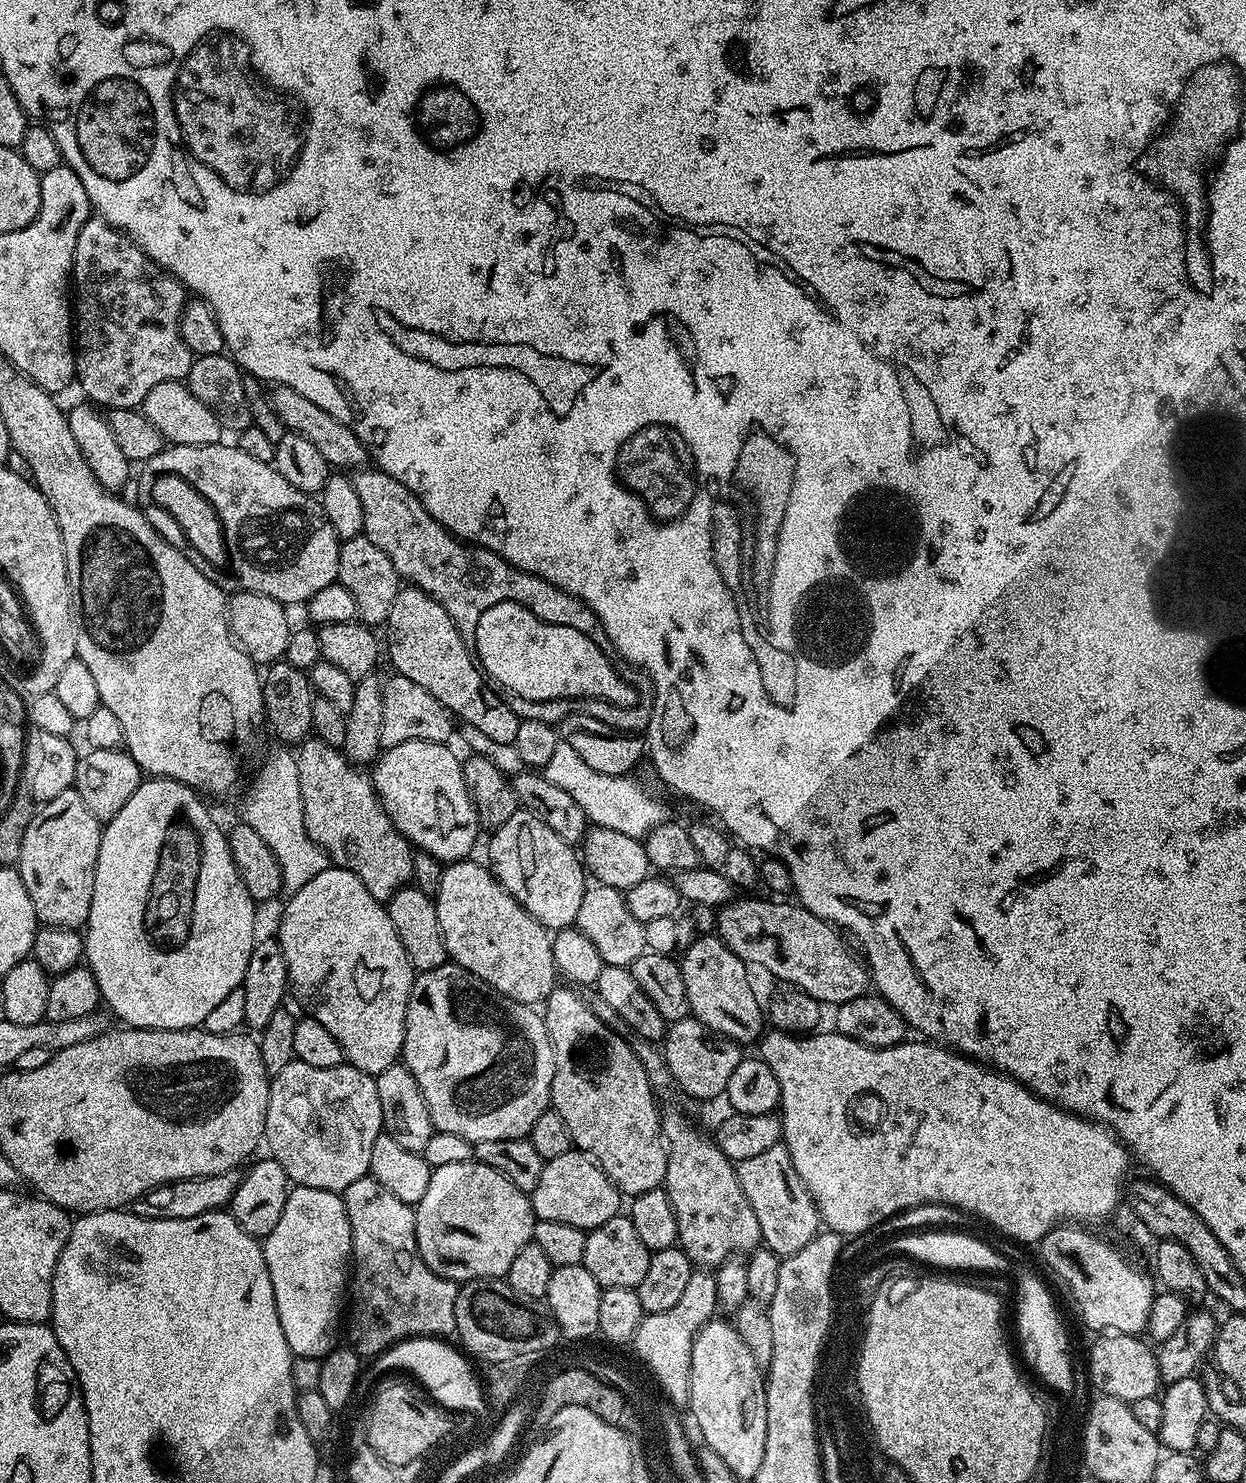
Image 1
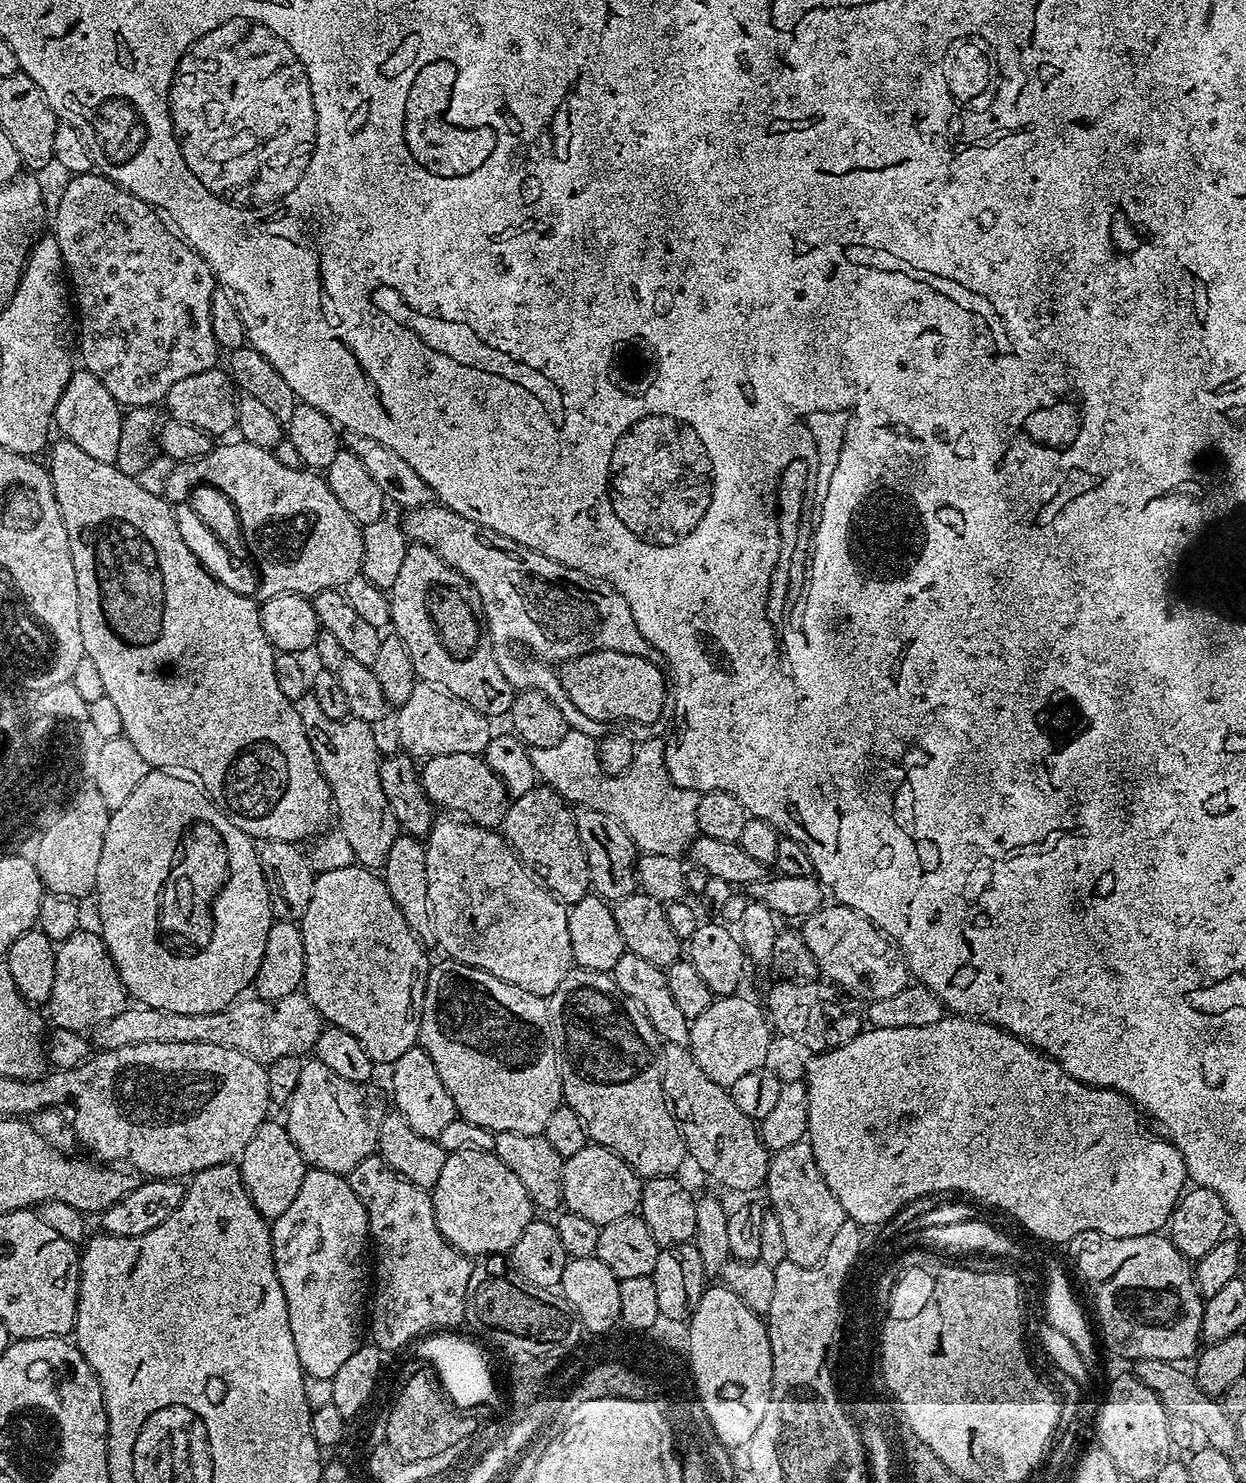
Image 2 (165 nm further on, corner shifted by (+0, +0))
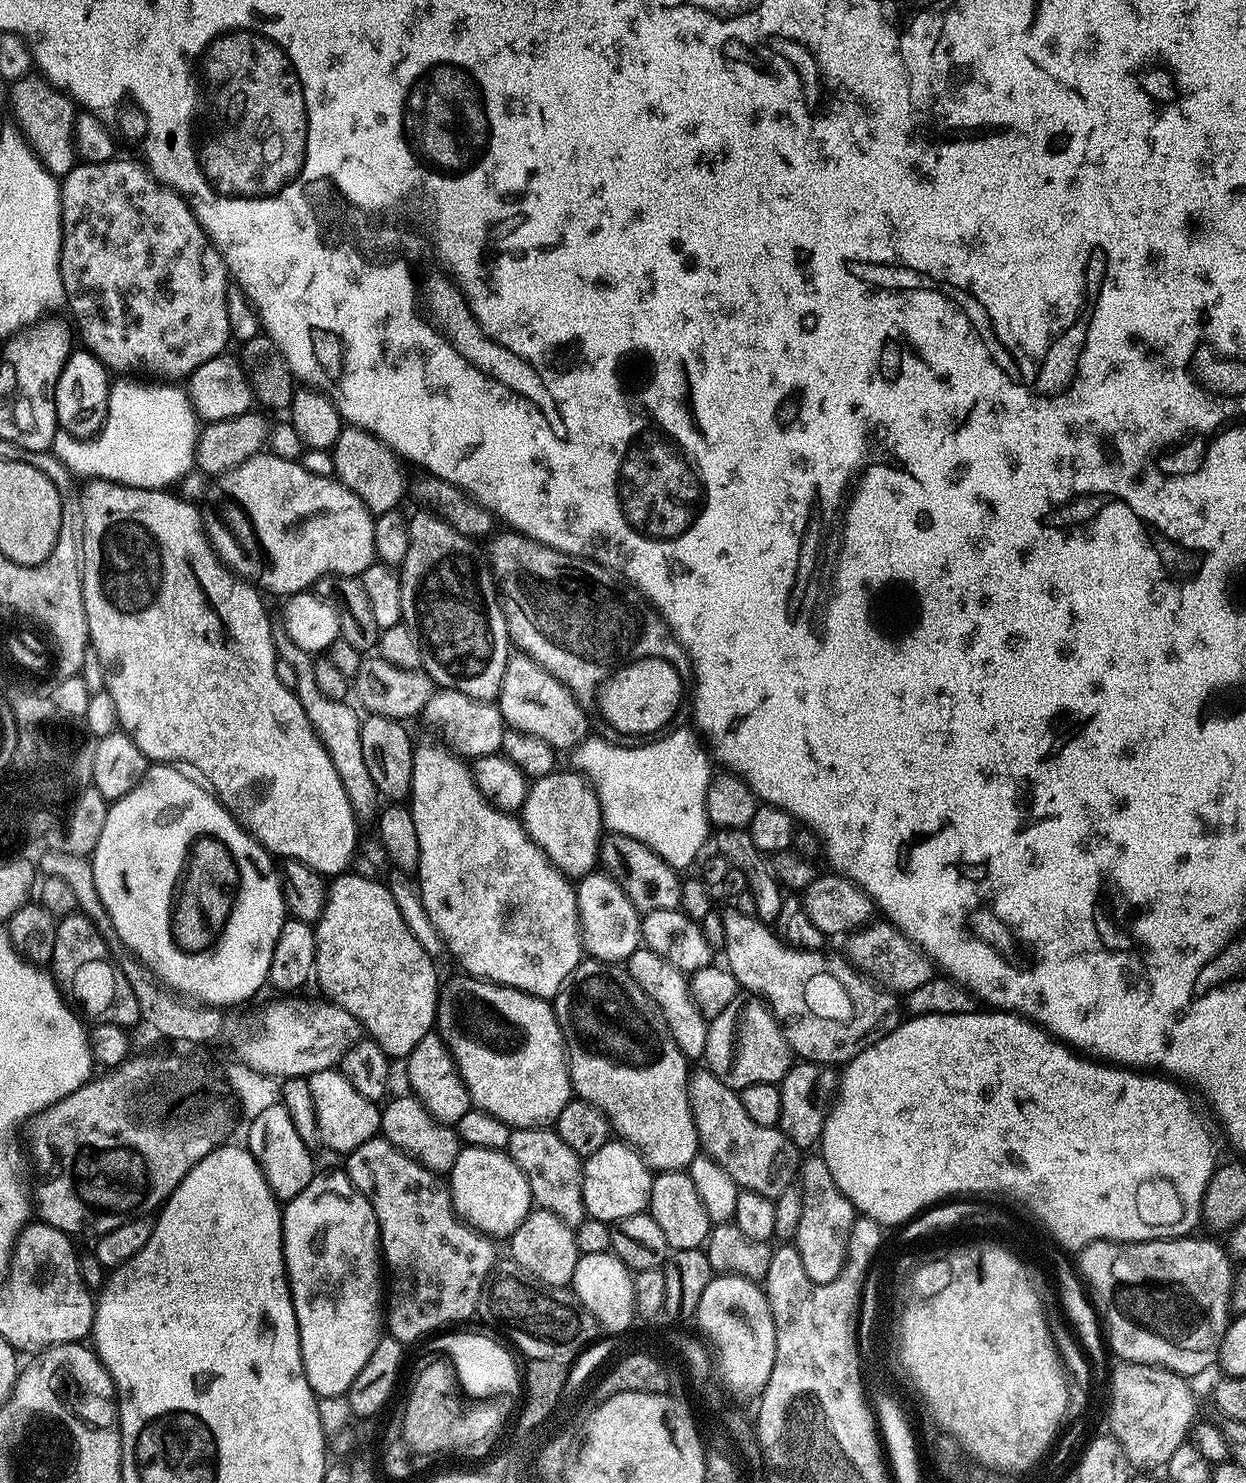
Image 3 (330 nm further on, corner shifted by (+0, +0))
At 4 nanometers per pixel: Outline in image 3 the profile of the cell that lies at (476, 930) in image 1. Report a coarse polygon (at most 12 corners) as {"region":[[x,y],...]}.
{"region":[[451,748],[412,749],[418,898],[469,977],[554,998],[573,881]]}

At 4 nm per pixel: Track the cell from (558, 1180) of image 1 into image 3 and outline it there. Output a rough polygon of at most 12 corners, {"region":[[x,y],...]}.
{"region":[[635,1148],[587,1157],[584,1211],[621,1220],[645,1211],[653,1173]]}

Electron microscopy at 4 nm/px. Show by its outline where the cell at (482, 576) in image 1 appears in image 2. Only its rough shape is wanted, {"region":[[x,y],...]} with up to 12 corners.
{"region":[[439,502],[402,529],[469,580],[489,633],[518,598],[569,658],[653,659],[628,603]]}

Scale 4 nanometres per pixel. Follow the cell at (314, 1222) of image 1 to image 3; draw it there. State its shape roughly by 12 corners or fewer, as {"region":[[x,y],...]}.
{"region":[[347,1171],[287,1201],[306,1382],[343,1396],[386,1328],[380,1227]]}

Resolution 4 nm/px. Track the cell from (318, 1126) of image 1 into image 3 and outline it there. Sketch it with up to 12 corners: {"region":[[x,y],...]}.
{"region":[[336,1068],[307,1077],[325,1148],[379,1133],[380,1108]]}

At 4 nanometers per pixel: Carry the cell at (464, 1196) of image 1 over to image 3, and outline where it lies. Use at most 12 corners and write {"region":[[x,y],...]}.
{"region":[[461,1147],[457,1216],[511,1237],[534,1207],[507,1151]]}

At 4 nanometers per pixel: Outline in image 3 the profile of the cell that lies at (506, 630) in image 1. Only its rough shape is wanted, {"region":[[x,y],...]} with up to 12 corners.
{"region":[[675,665],[618,668],[600,700],[624,735],[663,731],[682,702]]}

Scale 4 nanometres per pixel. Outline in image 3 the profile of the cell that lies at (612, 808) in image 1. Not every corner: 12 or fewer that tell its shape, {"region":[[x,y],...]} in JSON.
{"region":[[691,727],[571,767],[604,828],[685,870],[710,840],[713,761]]}

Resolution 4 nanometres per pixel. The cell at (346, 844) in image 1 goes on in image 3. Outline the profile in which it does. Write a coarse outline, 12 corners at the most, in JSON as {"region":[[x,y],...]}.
{"region":[[273,627],[278,659],[294,666],[296,697],[330,754],[352,811],[375,809],[362,758],[361,713],[326,698],[313,653]]}

